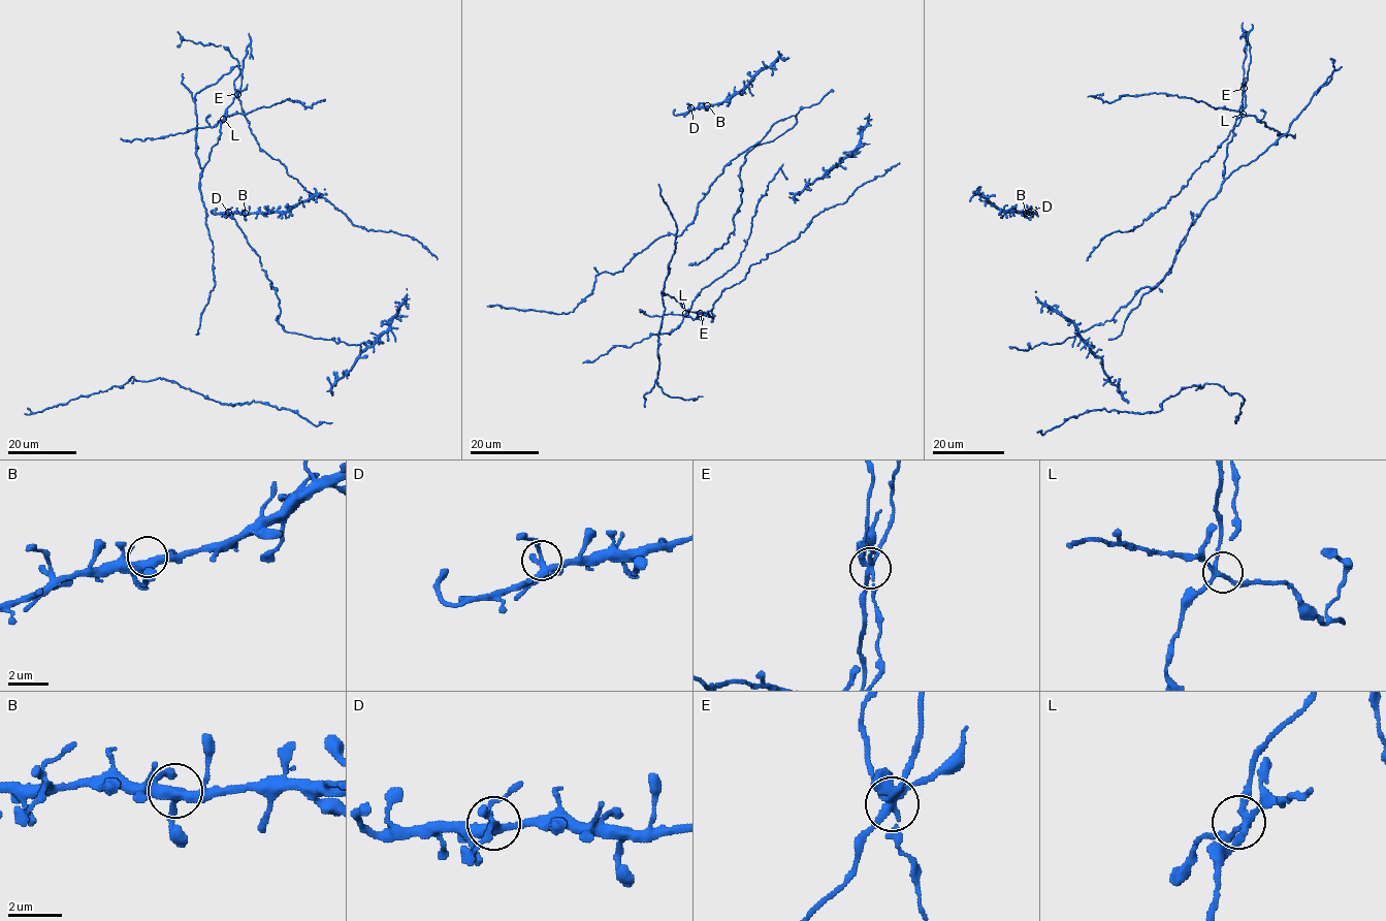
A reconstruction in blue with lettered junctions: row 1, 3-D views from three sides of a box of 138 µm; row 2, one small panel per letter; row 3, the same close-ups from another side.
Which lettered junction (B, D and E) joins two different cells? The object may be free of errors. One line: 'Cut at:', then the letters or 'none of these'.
Cut at: E

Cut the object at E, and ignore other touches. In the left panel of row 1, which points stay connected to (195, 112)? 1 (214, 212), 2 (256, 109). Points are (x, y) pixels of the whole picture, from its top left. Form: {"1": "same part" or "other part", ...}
{"1": "other part", "2": "same part"}

